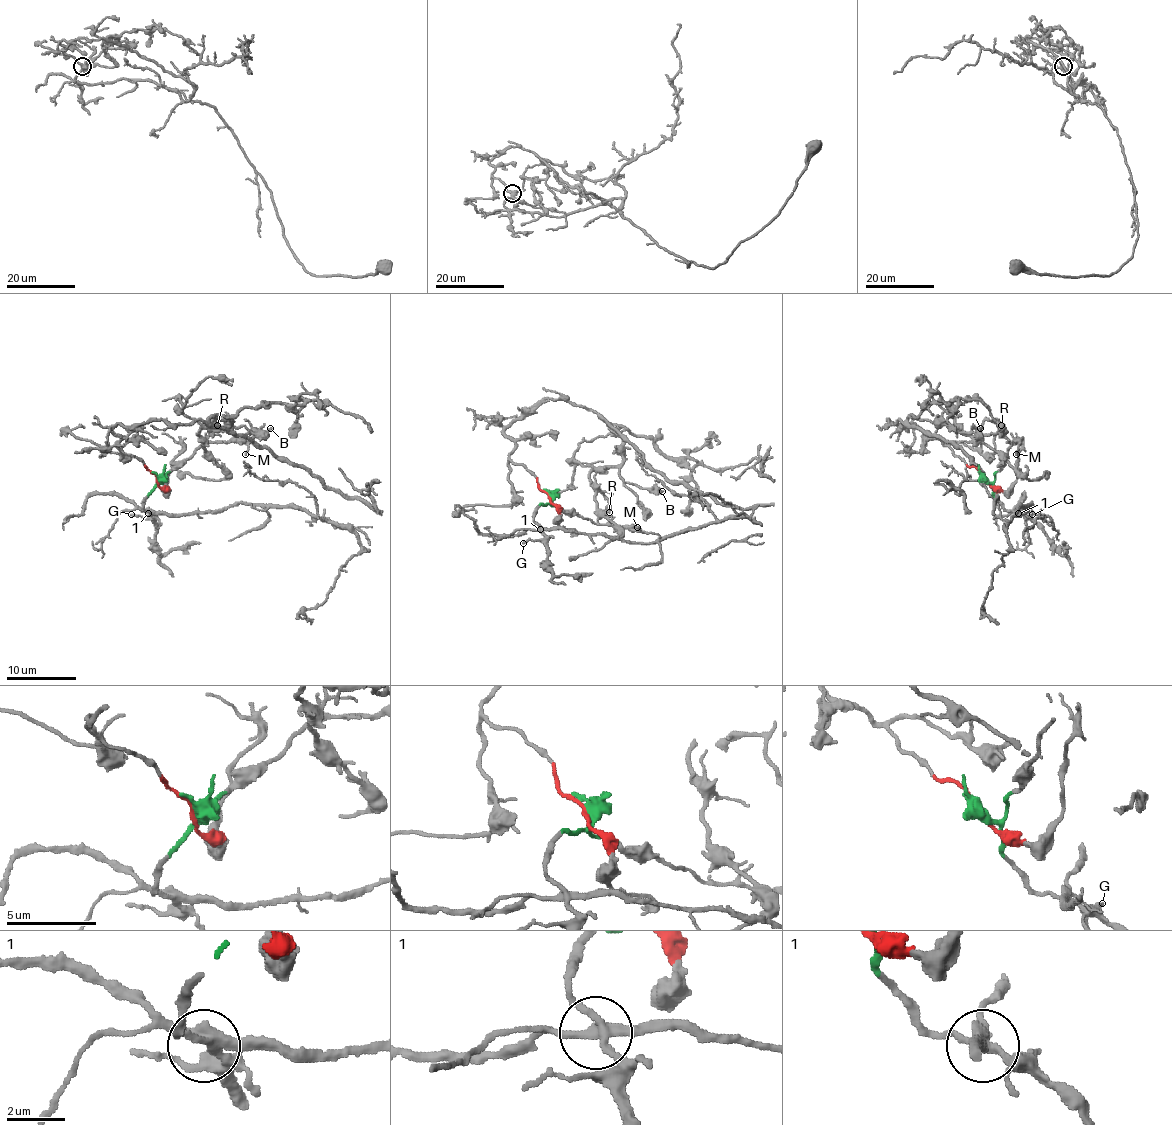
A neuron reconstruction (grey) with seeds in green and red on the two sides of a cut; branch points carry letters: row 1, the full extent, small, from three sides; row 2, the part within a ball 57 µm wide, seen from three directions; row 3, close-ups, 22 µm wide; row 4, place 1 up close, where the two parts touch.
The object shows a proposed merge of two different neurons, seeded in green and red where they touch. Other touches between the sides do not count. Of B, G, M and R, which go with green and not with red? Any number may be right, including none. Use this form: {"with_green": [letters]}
{"with_green": ["G", "M"]}

